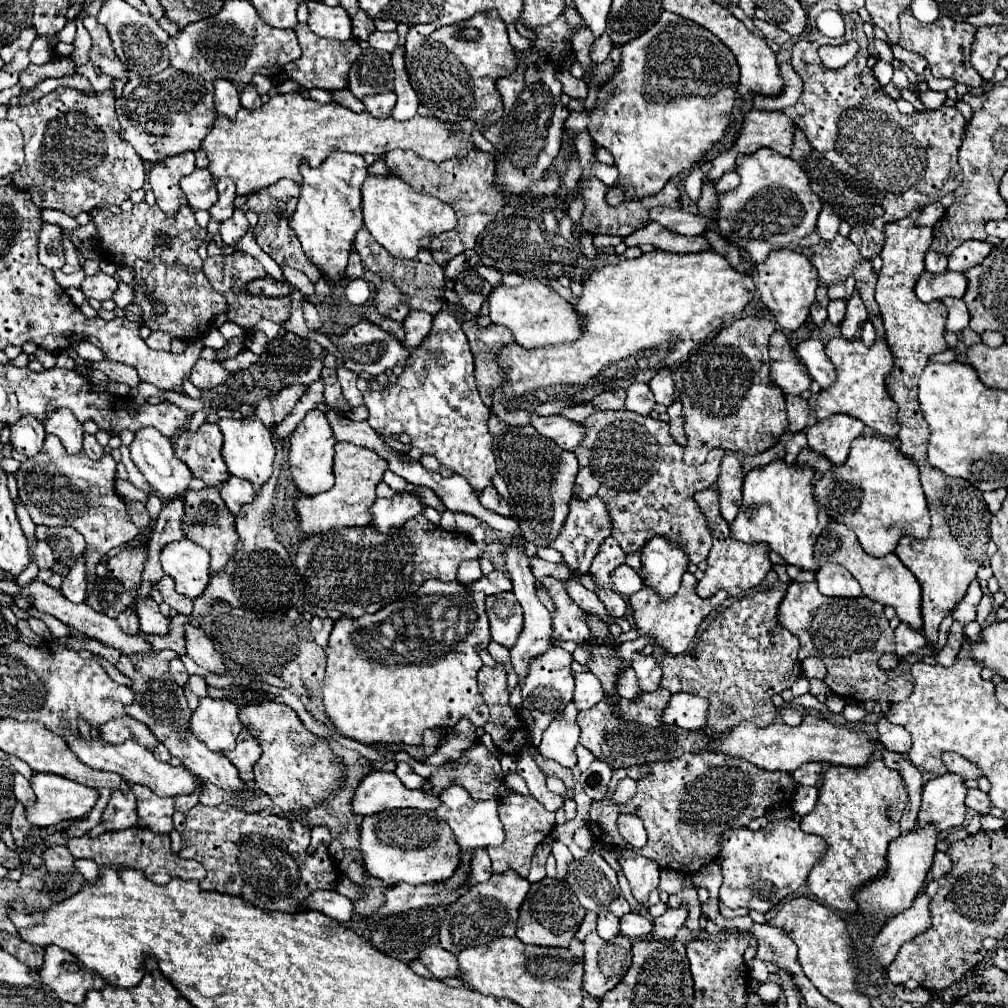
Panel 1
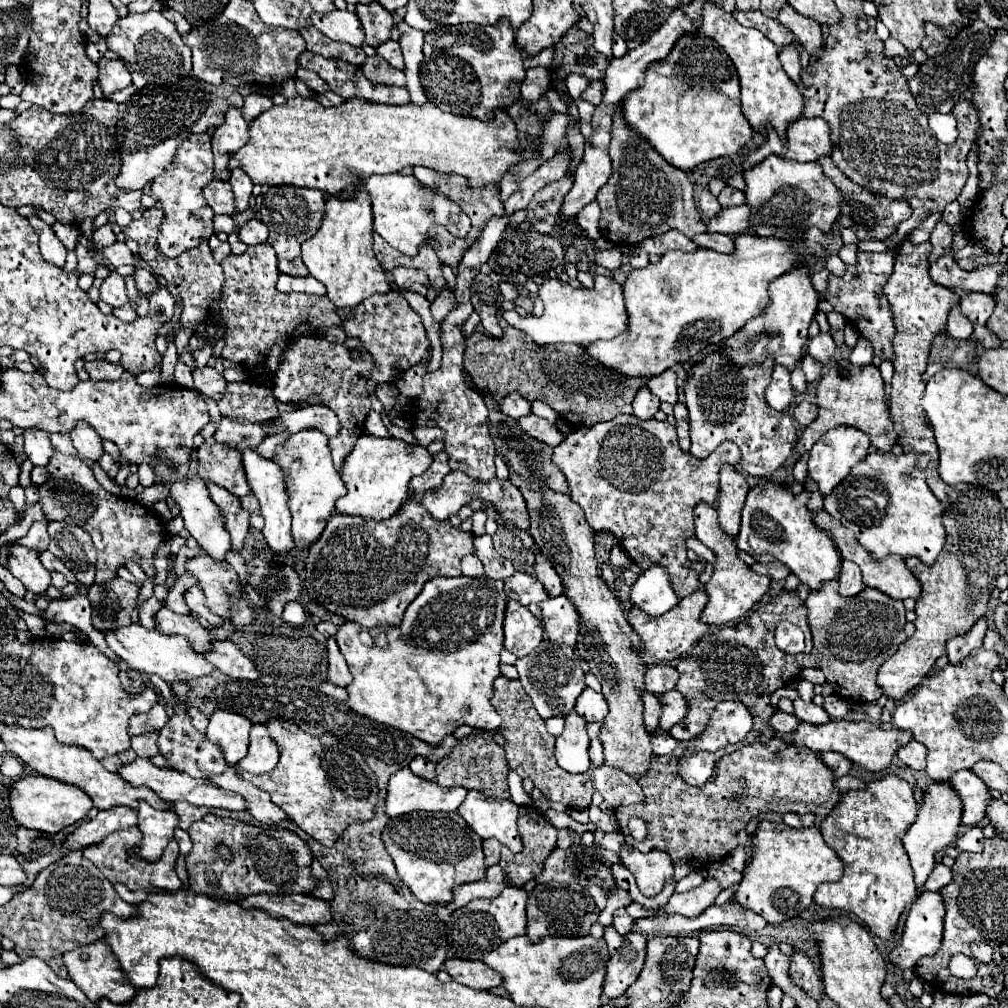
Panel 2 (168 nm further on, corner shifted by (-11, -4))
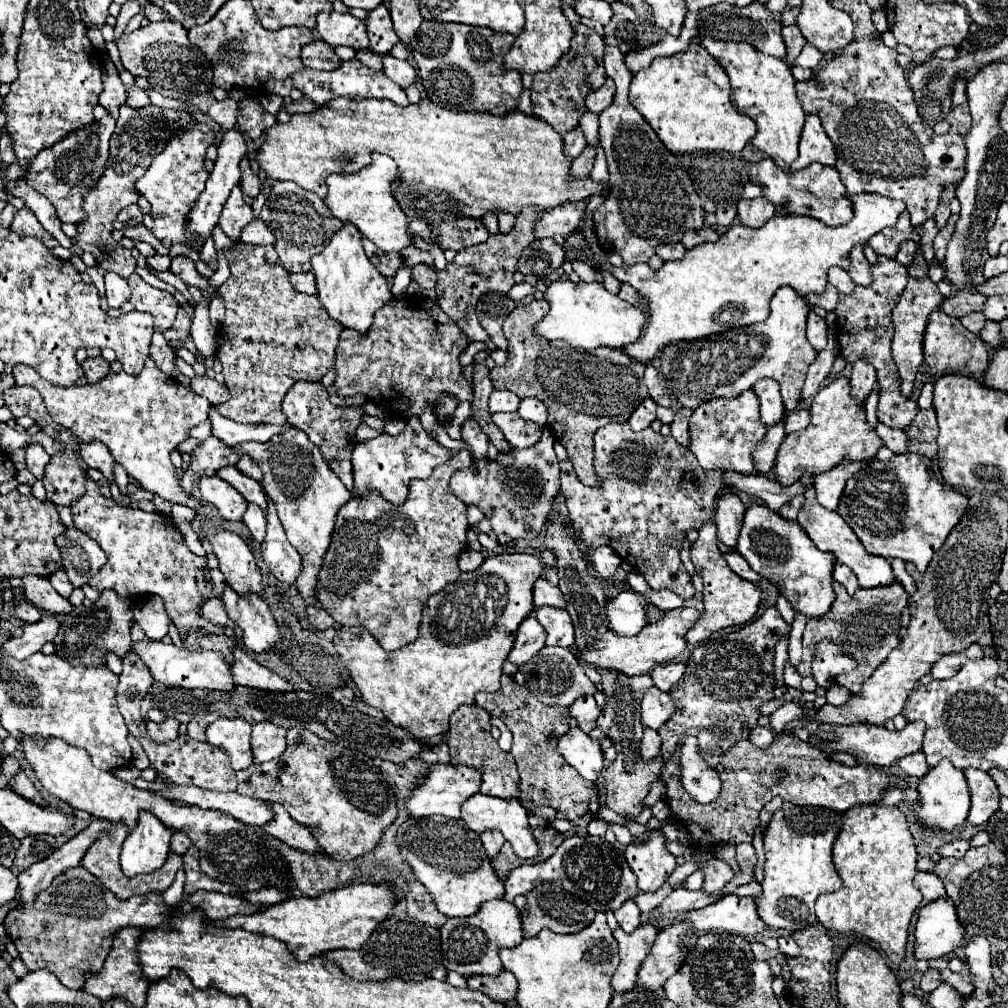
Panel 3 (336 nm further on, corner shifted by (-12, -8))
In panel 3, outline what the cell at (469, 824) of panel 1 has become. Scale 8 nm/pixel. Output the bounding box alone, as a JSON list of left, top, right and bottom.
[461,795,537,859]

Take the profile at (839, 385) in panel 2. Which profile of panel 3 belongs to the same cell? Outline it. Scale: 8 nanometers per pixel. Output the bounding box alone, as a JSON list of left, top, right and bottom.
[775,377,883,487]

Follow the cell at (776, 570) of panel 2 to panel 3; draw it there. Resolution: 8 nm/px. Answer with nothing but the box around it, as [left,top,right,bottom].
[725,553,759,581]

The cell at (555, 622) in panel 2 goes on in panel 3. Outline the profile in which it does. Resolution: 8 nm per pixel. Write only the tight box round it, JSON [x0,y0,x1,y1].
[535,607,573,647]

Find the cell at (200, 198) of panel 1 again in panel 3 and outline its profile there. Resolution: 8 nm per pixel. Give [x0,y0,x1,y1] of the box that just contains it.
[219,187,255,239]

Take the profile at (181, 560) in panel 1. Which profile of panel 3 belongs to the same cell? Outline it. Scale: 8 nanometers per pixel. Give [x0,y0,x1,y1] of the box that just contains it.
[221,585,281,653]

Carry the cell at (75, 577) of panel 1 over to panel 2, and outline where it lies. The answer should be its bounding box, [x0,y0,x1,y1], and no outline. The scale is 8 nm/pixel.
[42,593,120,661]

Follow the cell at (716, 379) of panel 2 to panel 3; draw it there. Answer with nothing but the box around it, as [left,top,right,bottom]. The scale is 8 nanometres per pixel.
[689,389,767,475]

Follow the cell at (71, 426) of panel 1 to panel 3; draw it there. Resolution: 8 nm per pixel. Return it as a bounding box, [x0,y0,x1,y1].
[79,441,113,481]

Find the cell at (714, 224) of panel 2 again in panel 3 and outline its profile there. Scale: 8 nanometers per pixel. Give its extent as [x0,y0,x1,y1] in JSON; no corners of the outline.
[737,197,775,227]

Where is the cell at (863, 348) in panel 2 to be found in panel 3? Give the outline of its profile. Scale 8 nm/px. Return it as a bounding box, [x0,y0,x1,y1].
[851,359,877,403]

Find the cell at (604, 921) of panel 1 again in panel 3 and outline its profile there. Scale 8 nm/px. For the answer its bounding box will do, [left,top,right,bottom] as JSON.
[615,899,641,933]

